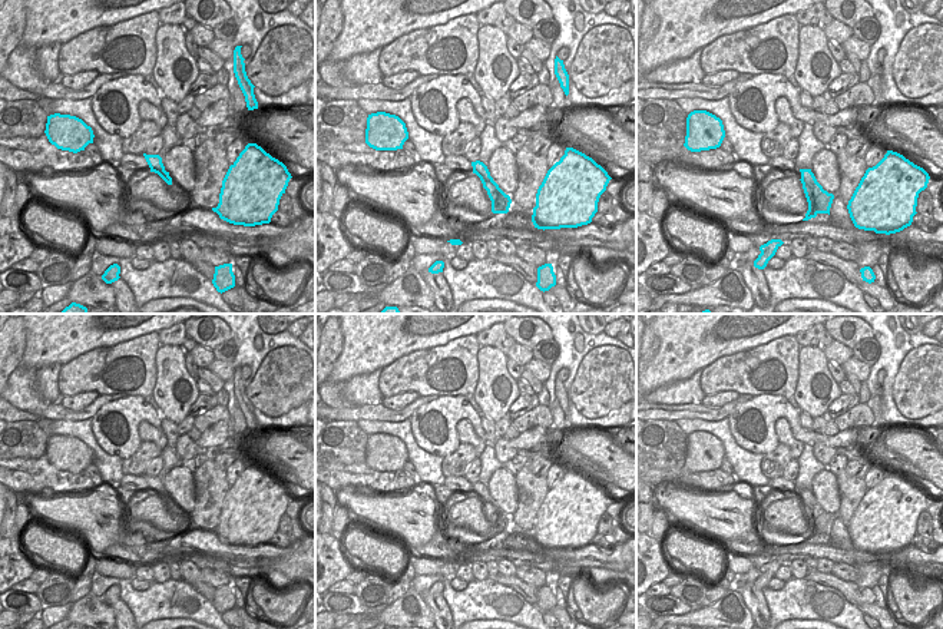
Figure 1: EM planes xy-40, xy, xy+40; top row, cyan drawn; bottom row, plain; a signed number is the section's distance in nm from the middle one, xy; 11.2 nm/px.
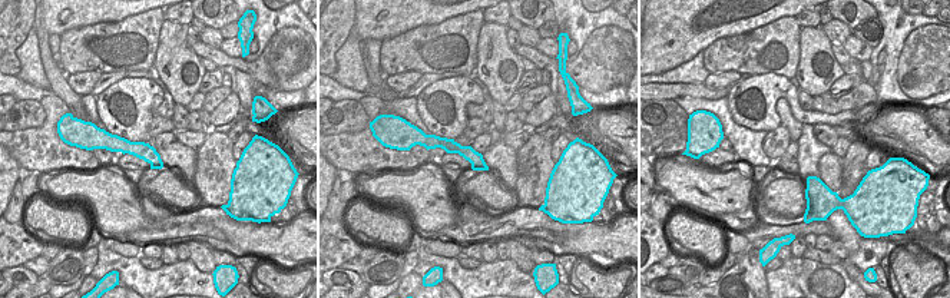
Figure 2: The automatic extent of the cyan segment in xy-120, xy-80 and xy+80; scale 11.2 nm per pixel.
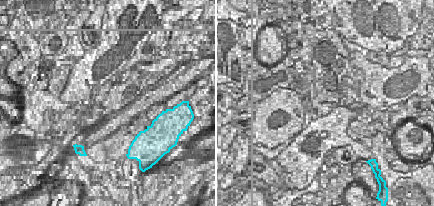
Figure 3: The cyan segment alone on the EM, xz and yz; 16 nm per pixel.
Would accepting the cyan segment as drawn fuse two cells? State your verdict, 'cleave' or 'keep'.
keep

